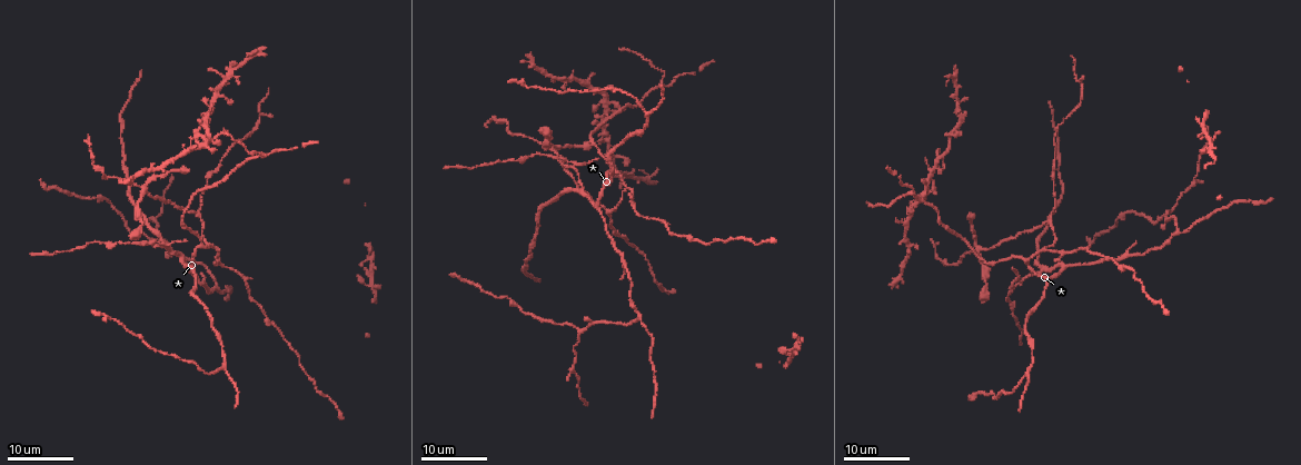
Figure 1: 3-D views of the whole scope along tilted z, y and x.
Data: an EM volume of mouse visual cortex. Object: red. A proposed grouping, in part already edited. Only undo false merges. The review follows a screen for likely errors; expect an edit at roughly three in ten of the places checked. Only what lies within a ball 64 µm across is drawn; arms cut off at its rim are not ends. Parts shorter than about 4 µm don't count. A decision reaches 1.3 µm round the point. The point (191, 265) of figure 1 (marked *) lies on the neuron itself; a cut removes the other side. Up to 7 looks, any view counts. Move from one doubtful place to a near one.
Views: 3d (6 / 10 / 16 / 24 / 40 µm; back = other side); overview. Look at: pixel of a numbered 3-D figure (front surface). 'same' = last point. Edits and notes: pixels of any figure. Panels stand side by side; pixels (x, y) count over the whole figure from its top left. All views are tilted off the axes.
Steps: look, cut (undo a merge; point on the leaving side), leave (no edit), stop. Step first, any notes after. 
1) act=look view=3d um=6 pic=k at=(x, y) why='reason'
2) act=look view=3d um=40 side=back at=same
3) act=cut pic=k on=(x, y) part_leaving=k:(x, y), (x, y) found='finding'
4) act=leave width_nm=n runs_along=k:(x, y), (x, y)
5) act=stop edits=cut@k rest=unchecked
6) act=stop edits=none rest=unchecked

act=look view=3d um=24 pic=1 at=(597, 206) why='three arms meet'

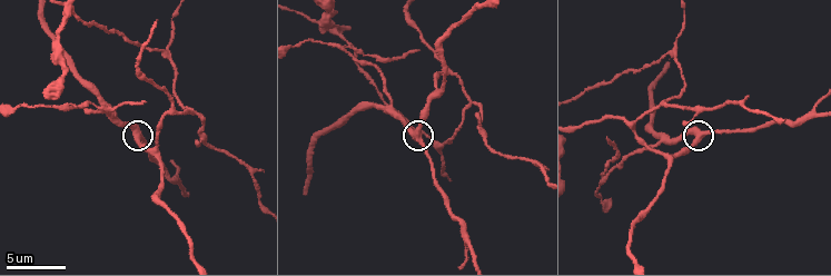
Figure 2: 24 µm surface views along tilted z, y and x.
act=look view=3d um=6 pic=2 at=(701, 132) why='closer look'

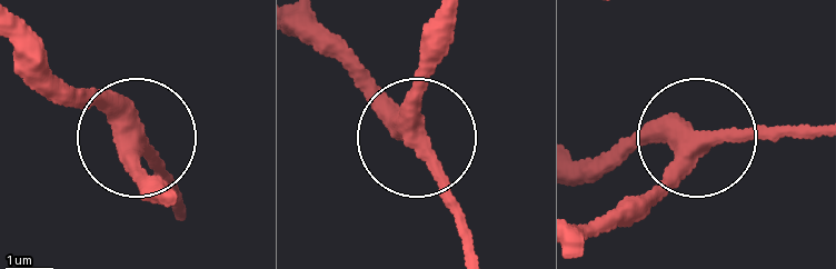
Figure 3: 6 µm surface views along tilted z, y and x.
act=leave width_nm=360 runs_along=3:(583, 225), (652, 187), (692, 141), (648, 140), (576, 167) found='continuous, no second neuron'

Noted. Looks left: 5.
act=look view=3d um=10 pic=2 at=(628, 124) why='arms part here'

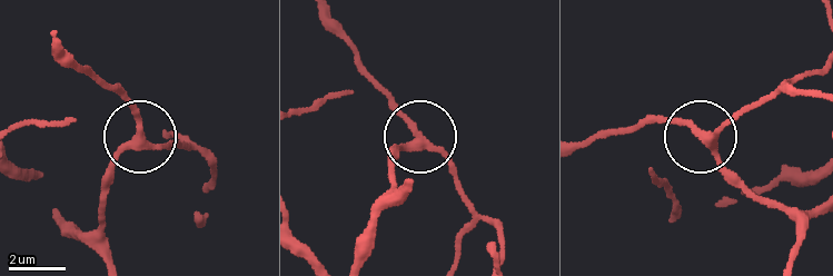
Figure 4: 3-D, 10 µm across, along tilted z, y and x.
act=leave arms=3 runs_along=4:(98, 225), (110, 166), (137, 135), (117, 84) found='all the same neuron'

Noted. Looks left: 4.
act=look view=3d um=24 pic=1 at=(977, 250)

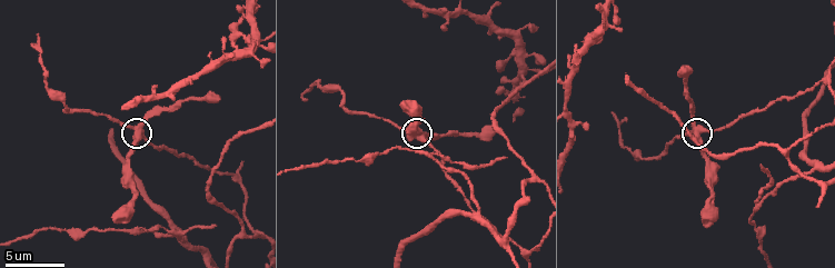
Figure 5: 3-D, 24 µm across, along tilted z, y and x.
act=look view=3d um=6 pic=5 at=(137, 135) why='closer look'

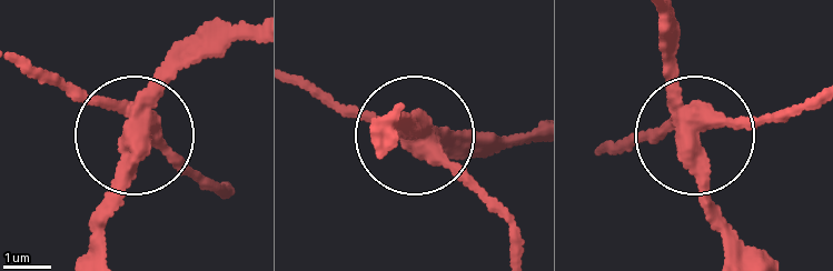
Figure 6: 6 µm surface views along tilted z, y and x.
act=look view=3d um=6 side=back pic=6 at=(684, 136)

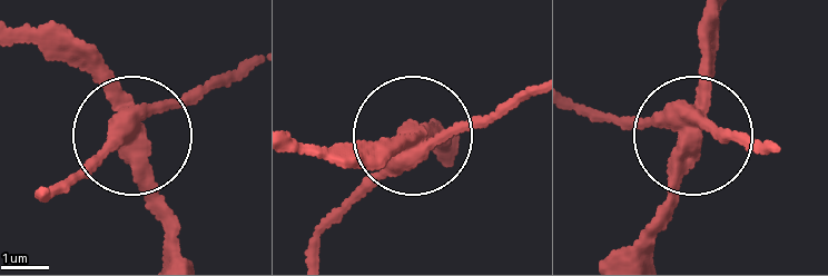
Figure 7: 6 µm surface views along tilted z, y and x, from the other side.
act=cut pic=7 on=(95, 72) width_nm=390 part_leaving=7:(129, 129), (167, 248) found='a second neuron is stuck on'

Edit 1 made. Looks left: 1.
act=look view=3d um=10 pic=2 at=(819, 114) why='thick turns thin'

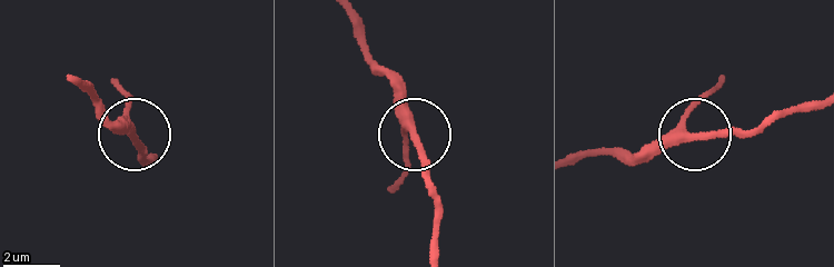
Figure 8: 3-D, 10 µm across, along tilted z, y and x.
act=leave width_nm=280 runs_along=8:(350, 19), (414, 135), (428, 189) found='continuous, no second neuron'

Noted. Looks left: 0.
act=stop edits=cut@7 rest=unchecked

